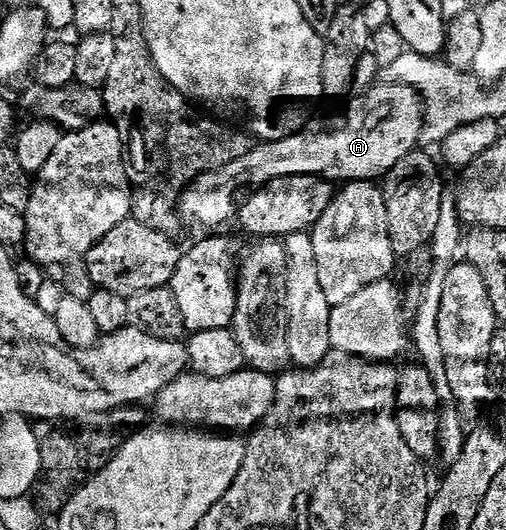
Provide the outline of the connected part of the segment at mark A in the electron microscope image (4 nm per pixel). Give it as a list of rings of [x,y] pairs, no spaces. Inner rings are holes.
[[[377,82],[334,120],[310,123],[300,132],[282,140],[262,141],[247,154],[217,171],[201,175],[181,196],[180,217],[191,224],[213,230],[237,212],[235,194],[249,187],[265,187],[279,178],[317,176],[337,184],[352,181],[378,181],[421,144],[425,106],[421,95],[406,84]]]

